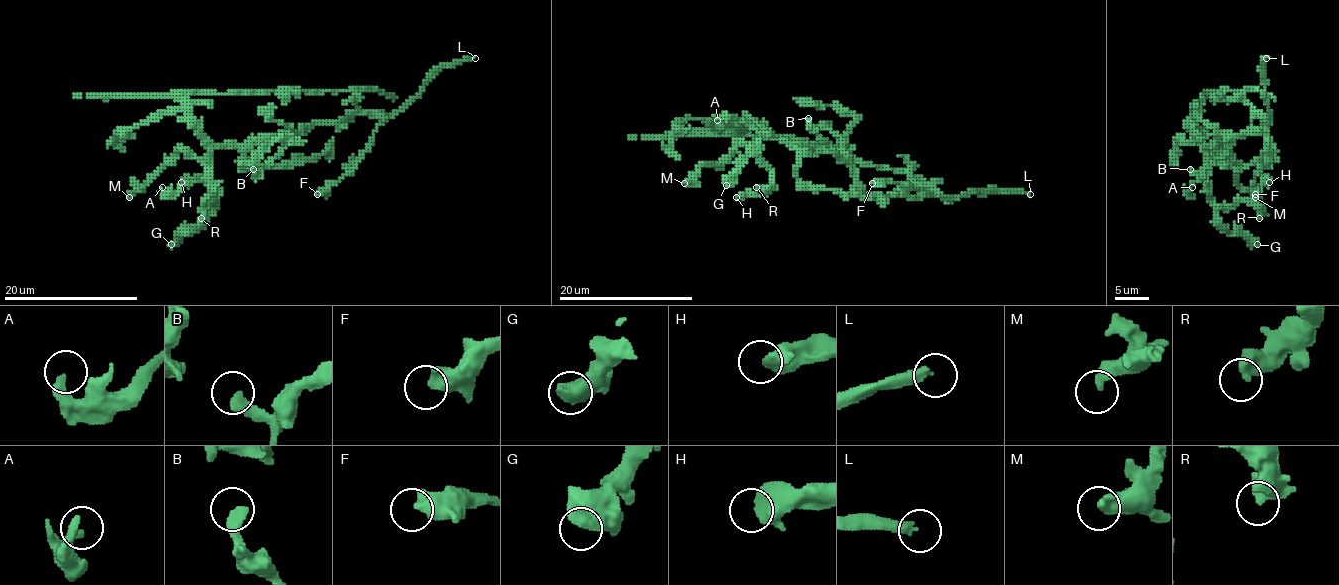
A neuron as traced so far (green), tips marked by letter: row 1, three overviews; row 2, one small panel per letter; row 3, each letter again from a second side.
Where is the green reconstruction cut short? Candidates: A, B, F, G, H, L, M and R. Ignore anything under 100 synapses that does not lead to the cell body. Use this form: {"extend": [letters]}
{"extend": ["L"]}

